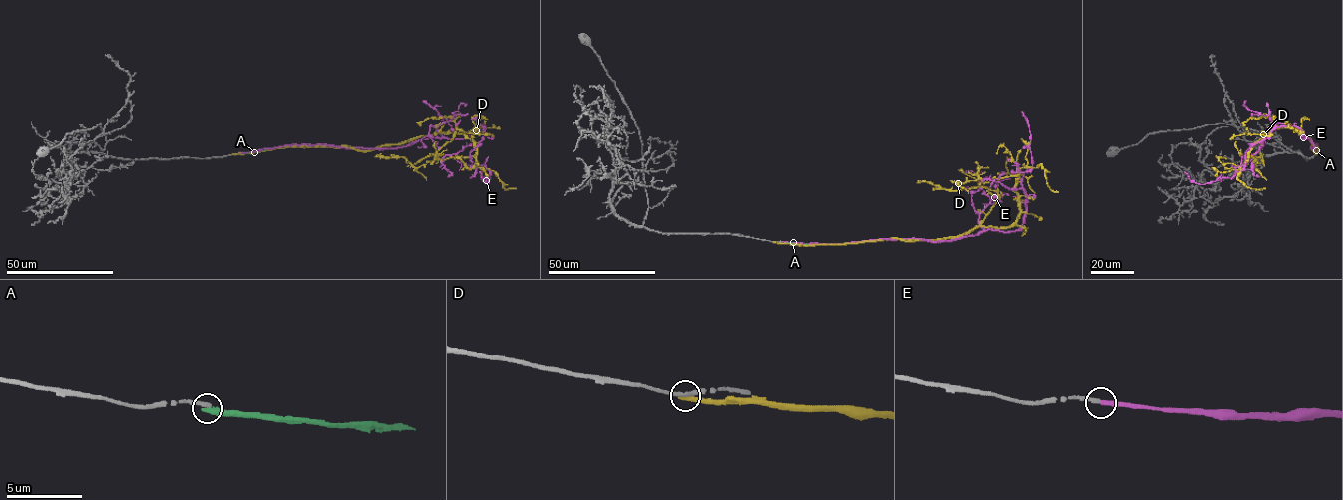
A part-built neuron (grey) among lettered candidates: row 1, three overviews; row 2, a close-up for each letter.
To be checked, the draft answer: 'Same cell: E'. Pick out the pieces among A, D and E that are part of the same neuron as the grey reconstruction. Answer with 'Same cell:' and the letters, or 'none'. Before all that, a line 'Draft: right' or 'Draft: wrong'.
Draft: right
Same cell: E

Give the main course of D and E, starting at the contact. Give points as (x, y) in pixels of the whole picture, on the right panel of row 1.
D: (1315, 154), (1318, 147), (1312, 146), (1313, 150), (1311, 140), (1294, 128), (1269, 128), (1248, 154), (1266, 180)
E: (1315, 152), (1299, 128), (1276, 126), (1231, 177), (1199, 184), (1185, 171)

